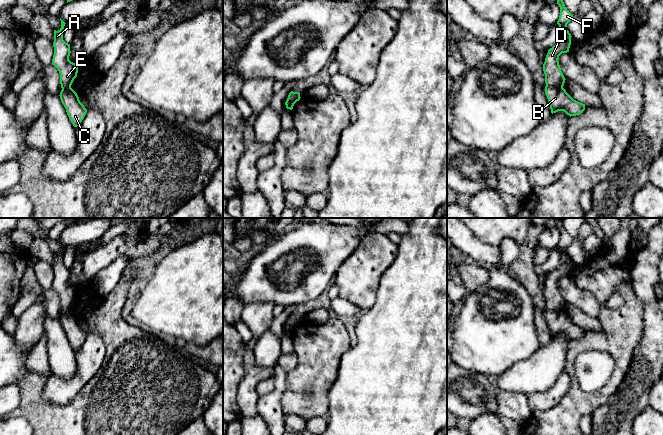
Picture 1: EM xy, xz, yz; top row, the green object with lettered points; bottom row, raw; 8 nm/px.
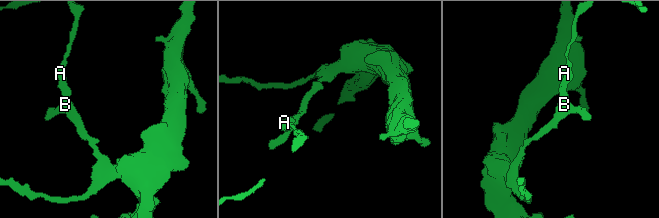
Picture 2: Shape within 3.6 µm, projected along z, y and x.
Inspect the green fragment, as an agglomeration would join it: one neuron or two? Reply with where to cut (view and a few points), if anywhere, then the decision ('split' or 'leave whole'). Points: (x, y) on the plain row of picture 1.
cut in yz along (546, 309), (562, 311); split

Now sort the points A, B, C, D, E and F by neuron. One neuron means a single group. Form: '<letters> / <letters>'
A D E F / B C

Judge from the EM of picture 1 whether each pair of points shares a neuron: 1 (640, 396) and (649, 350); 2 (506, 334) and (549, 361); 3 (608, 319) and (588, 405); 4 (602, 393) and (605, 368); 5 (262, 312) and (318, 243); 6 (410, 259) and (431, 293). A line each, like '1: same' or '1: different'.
1: same
2: different
3: same
4: different
5: different
6: same

